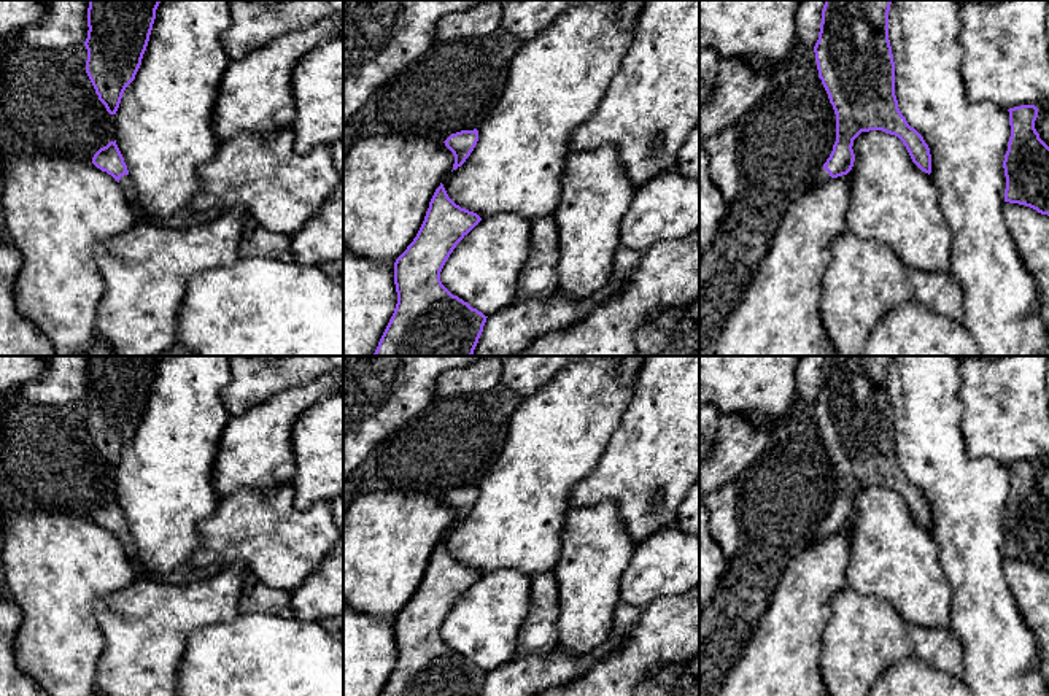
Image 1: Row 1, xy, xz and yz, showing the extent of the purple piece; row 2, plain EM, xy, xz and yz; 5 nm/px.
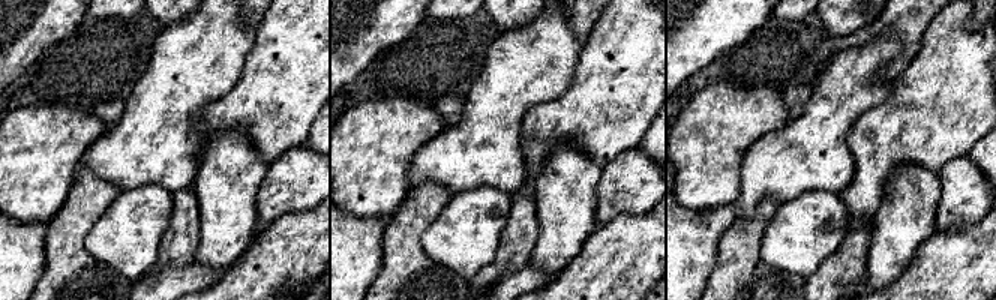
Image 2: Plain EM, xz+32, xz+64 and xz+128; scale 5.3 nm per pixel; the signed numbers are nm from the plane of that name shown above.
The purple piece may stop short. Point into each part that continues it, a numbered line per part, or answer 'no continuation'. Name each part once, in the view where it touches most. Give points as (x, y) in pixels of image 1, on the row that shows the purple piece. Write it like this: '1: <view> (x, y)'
1: xy (126, 183)

